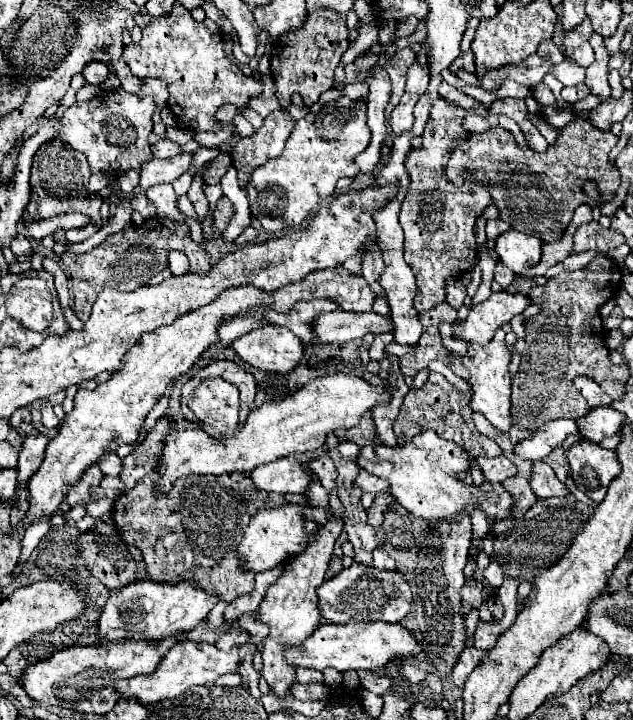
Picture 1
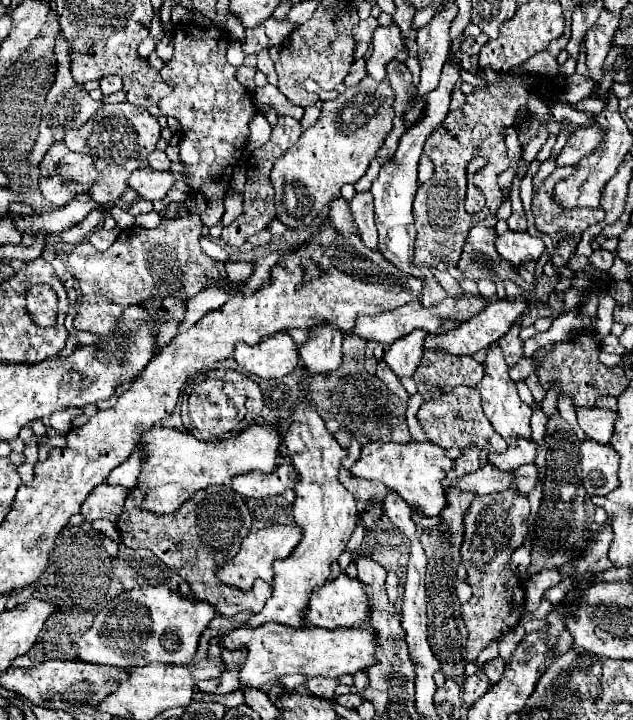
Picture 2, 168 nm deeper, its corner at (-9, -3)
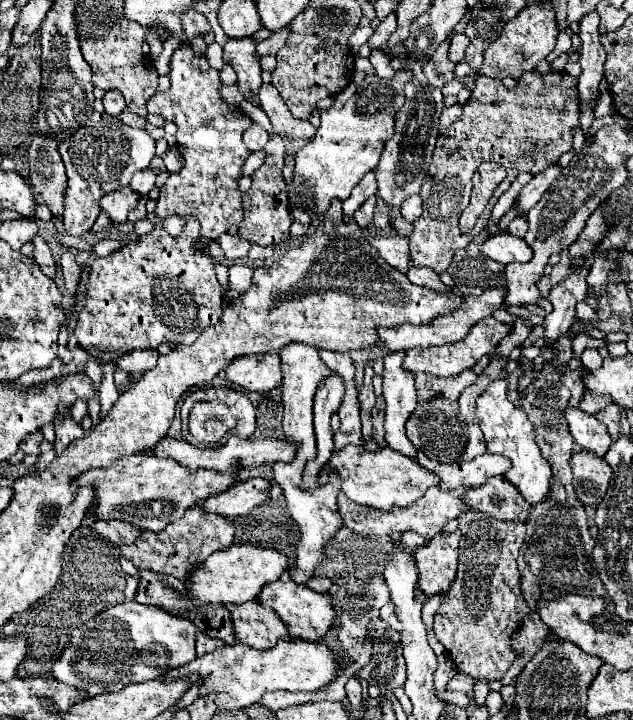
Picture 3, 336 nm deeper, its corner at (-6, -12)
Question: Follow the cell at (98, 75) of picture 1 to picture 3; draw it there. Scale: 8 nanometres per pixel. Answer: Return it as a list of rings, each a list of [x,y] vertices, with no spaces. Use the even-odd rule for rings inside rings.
[[[116,90],[106,92],[106,96],[104,96],[102,102],[104,102],[104,108],[106,108],[106,112],[108,112],[110,116],[120,116],[120,114],[124,112],[124,108],[126,108],[122,94],[116,92]]]

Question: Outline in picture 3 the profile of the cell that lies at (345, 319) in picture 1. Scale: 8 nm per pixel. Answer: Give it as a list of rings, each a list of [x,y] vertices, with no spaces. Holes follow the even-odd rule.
[[[498,286],[498,288],[490,288],[486,290],[482,296],[468,296],[464,300],[464,304],[460,308],[456,308],[450,316],[438,316],[432,320],[432,324],[420,324],[420,326],[412,326],[412,324],[404,324],[400,328],[380,328],[378,330],[378,336],[380,336],[380,342],[390,350],[390,352],[396,352],[396,350],[410,350],[410,348],[416,348],[416,346],[442,346],[442,344],[452,344],[452,342],[460,342],[464,340],[464,336],[470,332],[470,328],[486,318],[486,316],[492,316],[494,310],[502,308],[502,302],[504,302],[504,296],[506,296],[506,288],[504,286]]]

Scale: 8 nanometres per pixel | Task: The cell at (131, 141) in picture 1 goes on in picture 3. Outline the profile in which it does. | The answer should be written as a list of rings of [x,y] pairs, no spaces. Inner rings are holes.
[[[92,112],[84,128],[60,144],[60,156],[66,164],[68,176],[68,188],[64,194],[64,228],[72,236],[82,236],[94,226],[100,214],[100,196],[120,186],[120,172],[148,168],[154,158],[154,138],[150,138],[146,130],[136,130],[122,124],[118,118],[100,118],[100,112]]]

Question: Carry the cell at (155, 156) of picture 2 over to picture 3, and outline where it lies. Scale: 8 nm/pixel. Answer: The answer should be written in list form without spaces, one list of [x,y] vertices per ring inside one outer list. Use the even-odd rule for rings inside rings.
[[[146,168],[146,170],[136,172],[128,186],[132,188],[132,192],[136,192],[140,196],[146,196],[154,188],[154,180],[156,180],[156,174],[150,168]]]

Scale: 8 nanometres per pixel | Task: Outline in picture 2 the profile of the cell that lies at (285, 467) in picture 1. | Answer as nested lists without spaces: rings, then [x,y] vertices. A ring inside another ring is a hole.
[[[291,461],[279,465],[273,473],[243,473],[233,479],[233,489],[247,499],[265,499],[283,493],[285,489],[293,489],[297,483],[297,471],[291,467]]]

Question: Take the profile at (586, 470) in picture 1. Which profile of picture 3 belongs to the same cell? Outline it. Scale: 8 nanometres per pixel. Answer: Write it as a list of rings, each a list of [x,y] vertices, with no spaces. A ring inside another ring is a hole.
[[[582,450],[570,458],[570,468],[574,474],[574,492],[578,500],[586,504],[600,504],[608,490],[608,482],[612,476],[612,468],[608,468],[606,460],[596,456],[594,452]]]

